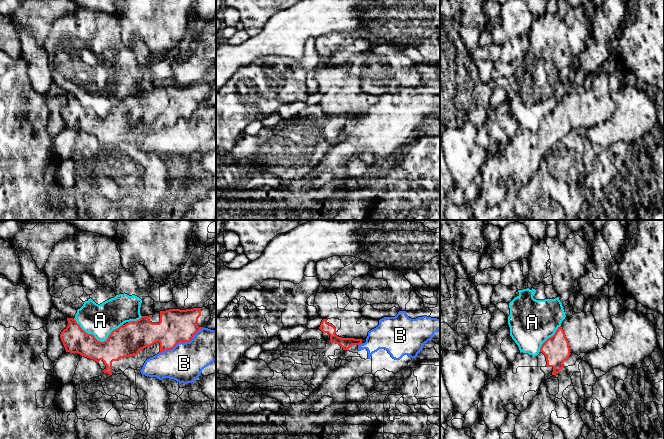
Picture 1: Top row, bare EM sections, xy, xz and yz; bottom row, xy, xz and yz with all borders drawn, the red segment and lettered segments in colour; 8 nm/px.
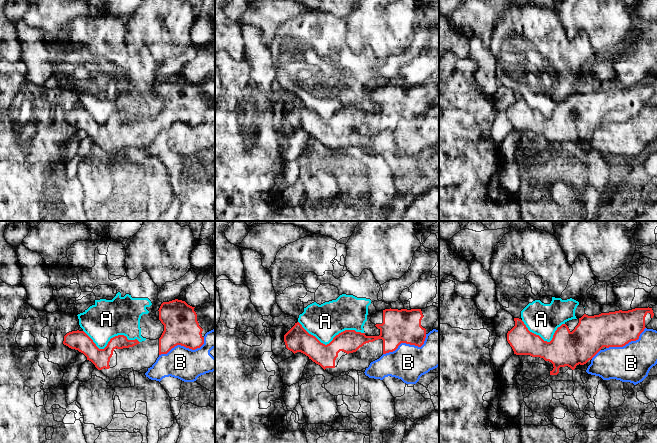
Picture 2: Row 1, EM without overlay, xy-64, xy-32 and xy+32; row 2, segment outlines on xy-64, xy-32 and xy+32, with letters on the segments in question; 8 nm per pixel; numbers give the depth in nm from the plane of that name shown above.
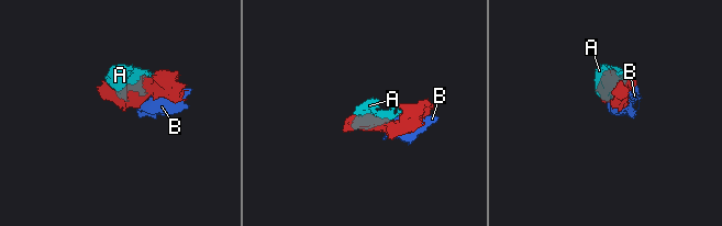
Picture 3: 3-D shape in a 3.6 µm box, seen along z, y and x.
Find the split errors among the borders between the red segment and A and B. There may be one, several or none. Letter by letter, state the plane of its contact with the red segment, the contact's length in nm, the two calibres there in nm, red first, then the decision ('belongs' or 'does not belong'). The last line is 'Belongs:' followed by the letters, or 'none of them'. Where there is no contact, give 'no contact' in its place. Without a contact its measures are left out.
A: xy | 400 nm | 260/260 nm | does not belong
B: xy | 420 nm | 260/300 nm | does not belong
Belongs: none of them

